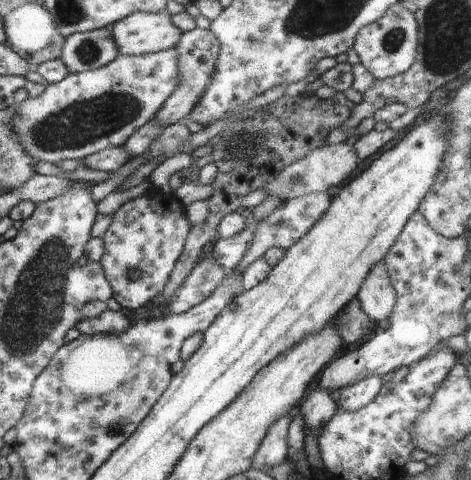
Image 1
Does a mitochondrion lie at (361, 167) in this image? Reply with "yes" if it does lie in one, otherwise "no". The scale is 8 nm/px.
no

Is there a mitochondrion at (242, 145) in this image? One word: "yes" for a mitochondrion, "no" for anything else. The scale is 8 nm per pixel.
yes

